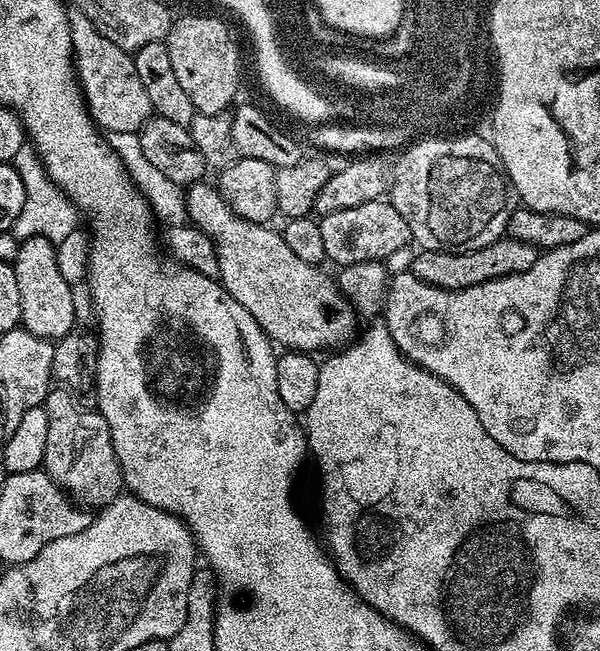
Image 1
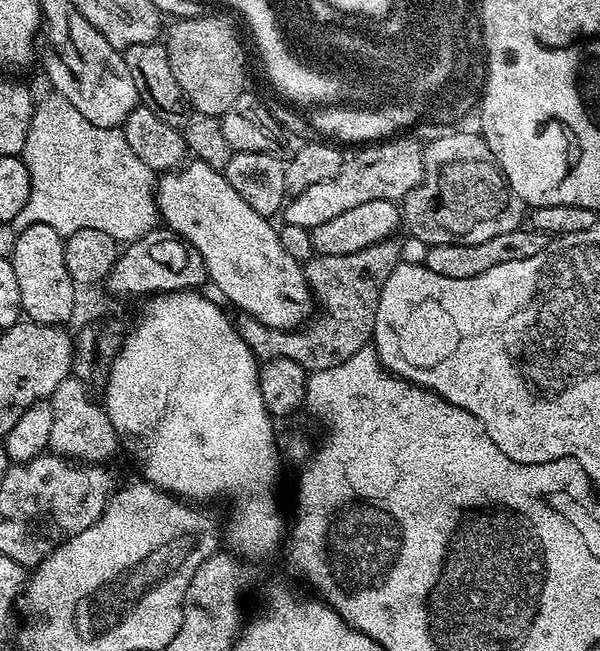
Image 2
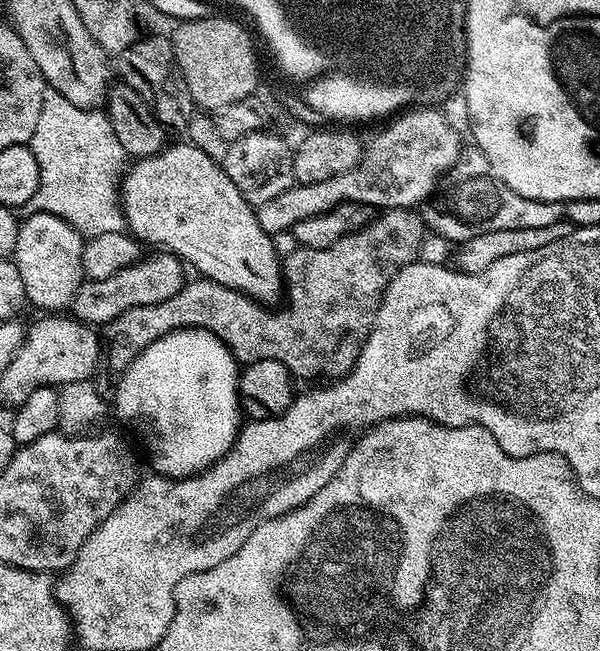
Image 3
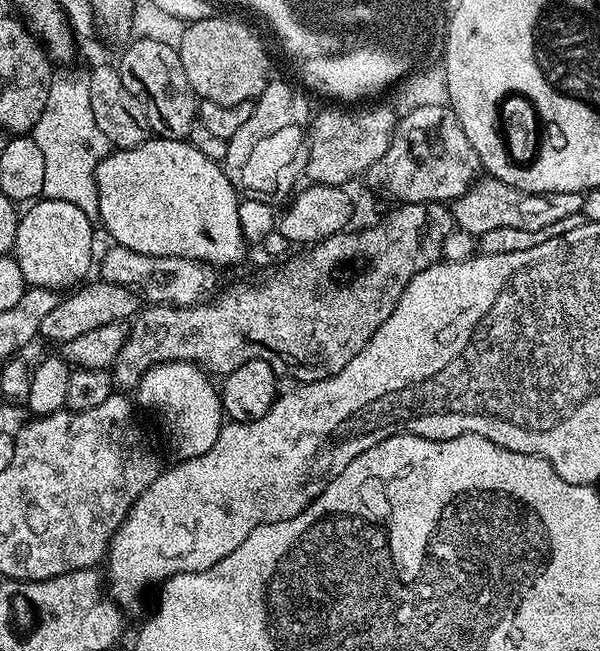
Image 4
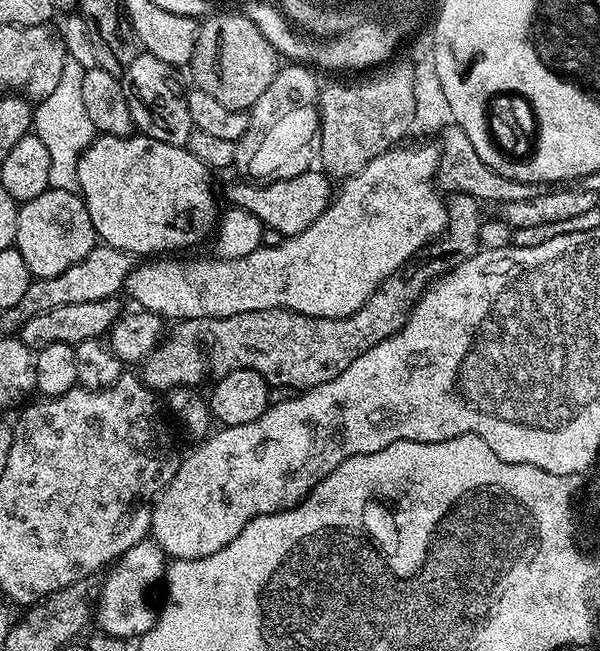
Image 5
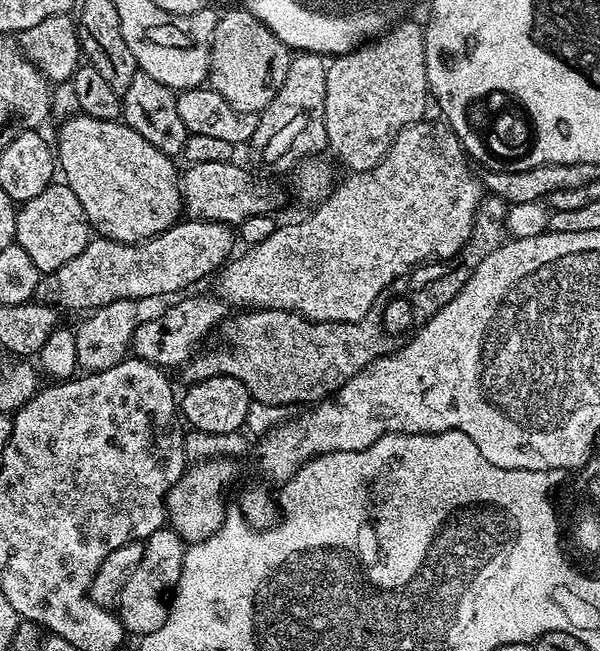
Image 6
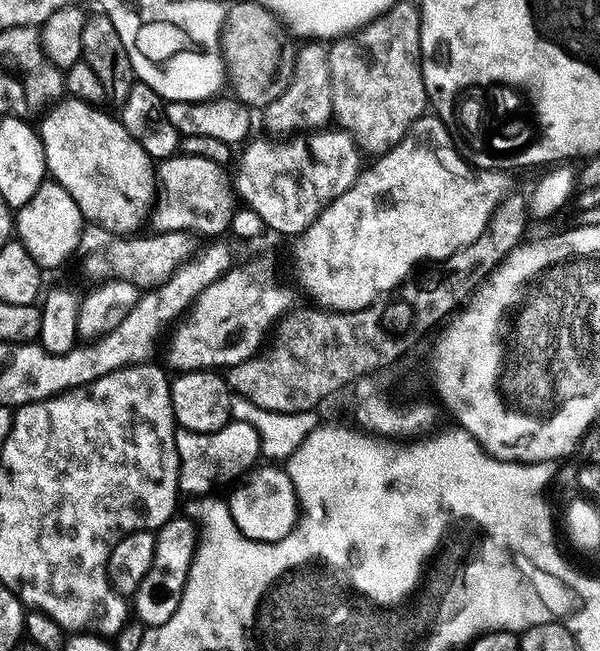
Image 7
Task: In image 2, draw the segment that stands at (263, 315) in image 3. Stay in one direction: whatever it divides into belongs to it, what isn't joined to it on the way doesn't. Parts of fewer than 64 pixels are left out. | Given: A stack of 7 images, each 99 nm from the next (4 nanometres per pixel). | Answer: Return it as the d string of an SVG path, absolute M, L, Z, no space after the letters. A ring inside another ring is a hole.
M395 239L383 240L354 254L317 254L303 265L303 269L319 312L321 308L320 317L318 312L311 322L289 330L271 328L252 316L241 315L238 320L240 336L248 343L257 361L290 358L290 362L298 362L298 366L302 366L309 374L330 370L330 366L346 362L350 354L358 354L358 350L369 347L382 286L386 286L386 278L390 278L399 263L400 244Z

